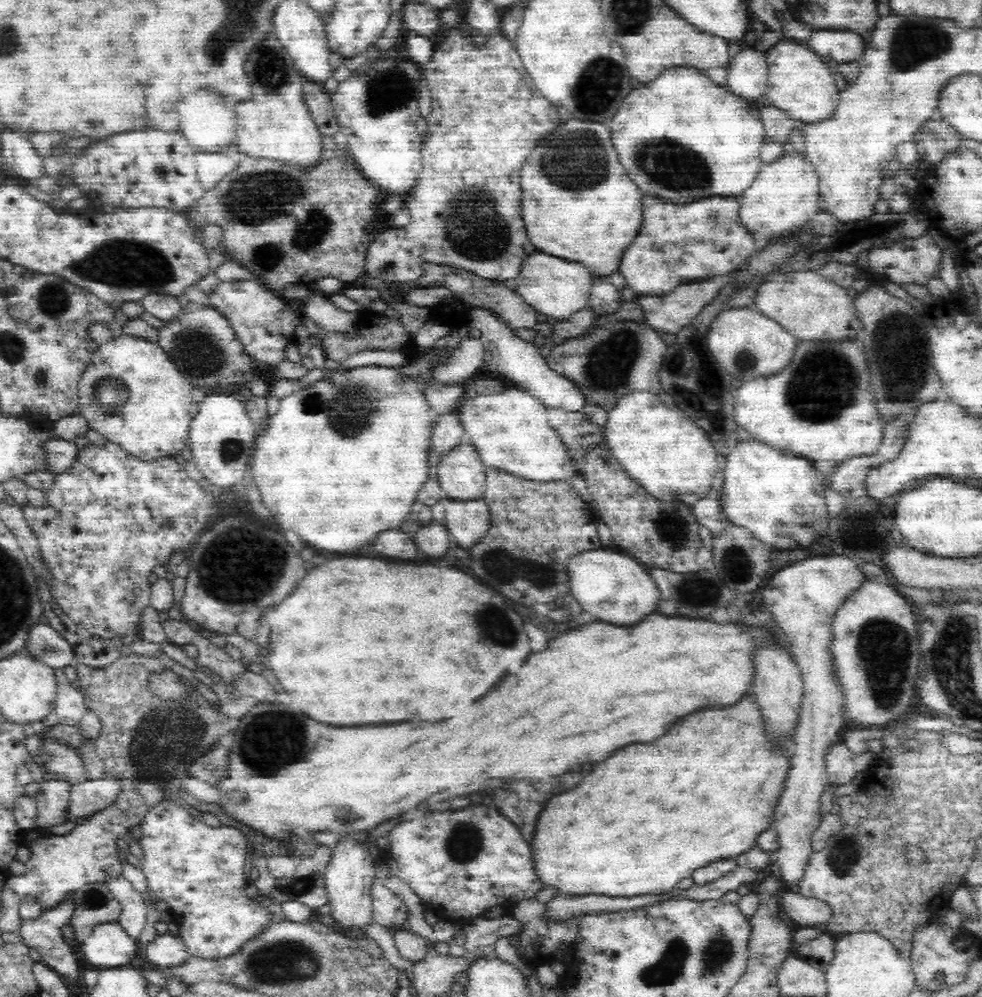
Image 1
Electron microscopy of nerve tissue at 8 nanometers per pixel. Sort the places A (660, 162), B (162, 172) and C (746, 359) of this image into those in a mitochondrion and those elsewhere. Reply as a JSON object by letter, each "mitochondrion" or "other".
{"A":"mitochondrion","B":"mitochondrion","C":"mitochondrion"}

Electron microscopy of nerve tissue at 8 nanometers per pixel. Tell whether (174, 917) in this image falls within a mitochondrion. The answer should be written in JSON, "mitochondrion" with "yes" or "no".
{"mitochondrion":"no"}

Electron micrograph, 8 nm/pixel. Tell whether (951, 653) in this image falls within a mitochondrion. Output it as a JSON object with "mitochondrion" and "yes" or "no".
{"mitochondrion":"yes"}

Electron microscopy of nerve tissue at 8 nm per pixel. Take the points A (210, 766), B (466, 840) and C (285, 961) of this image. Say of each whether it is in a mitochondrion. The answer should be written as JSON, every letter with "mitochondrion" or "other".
{"A":"mitochondrion","B":"mitochondrion","C":"mitochondrion"}

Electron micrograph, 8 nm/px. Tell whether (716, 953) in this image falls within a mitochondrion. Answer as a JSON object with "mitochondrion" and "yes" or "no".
{"mitochondrion":"yes"}

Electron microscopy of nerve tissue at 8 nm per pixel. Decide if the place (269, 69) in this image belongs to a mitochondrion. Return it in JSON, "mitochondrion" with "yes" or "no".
{"mitochondrion":"yes"}

